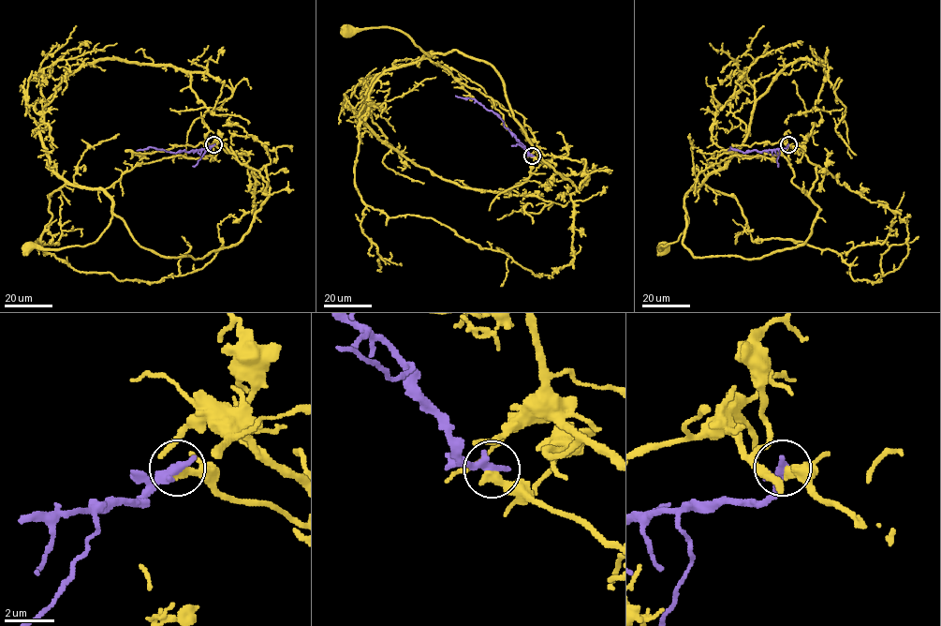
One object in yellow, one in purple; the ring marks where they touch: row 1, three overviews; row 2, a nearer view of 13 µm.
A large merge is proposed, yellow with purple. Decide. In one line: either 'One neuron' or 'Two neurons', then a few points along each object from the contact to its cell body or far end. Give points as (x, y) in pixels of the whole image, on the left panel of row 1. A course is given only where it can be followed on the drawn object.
Two neurons. Course of yellow: (213, 144), (267, 183), (238, 243), (168, 258), (112, 214), (93, 243), (28, 247). Course of purple: (213, 144), (210, 148), (174, 153), (154, 147), (137, 150)

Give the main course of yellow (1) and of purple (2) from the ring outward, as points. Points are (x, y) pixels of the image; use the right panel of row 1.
1: (788, 144), (792, 183), (819, 209), (803, 243), (758, 258), (696, 258), (683, 243), (686, 214), (662, 247)
2: (788, 144), (786, 148), (760, 152), (752, 150), (744, 153), (730, 147), (727, 150)

